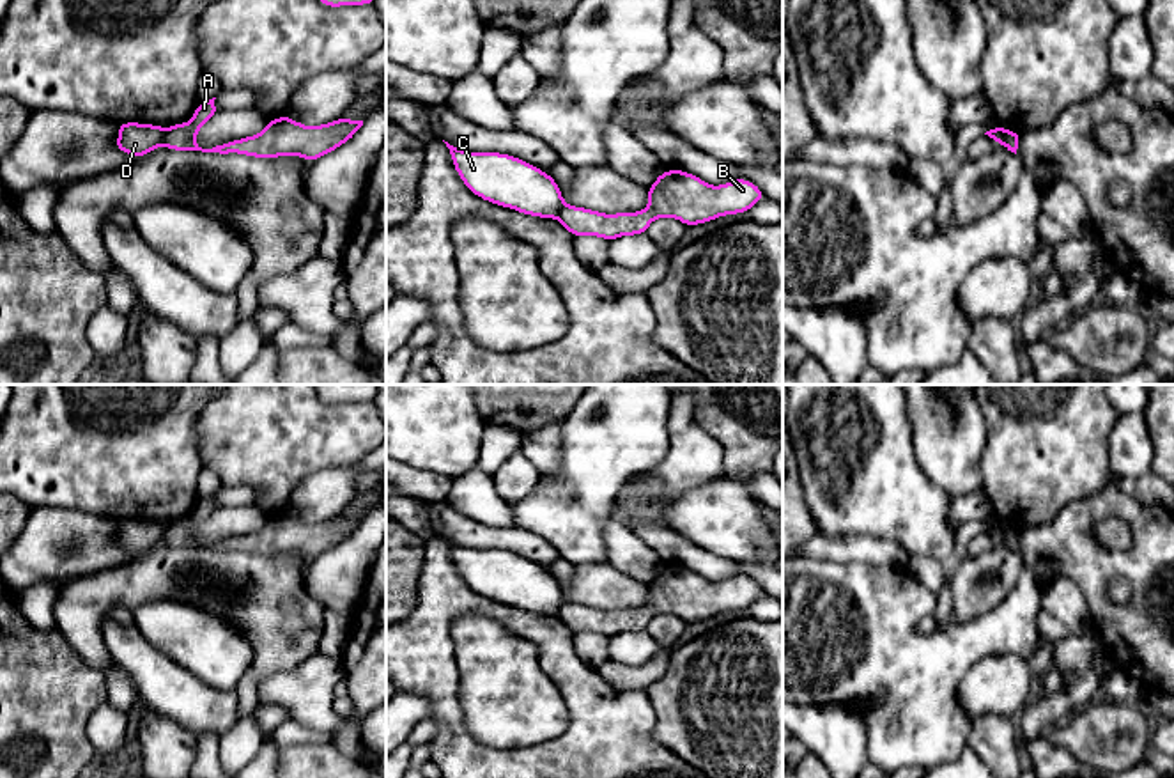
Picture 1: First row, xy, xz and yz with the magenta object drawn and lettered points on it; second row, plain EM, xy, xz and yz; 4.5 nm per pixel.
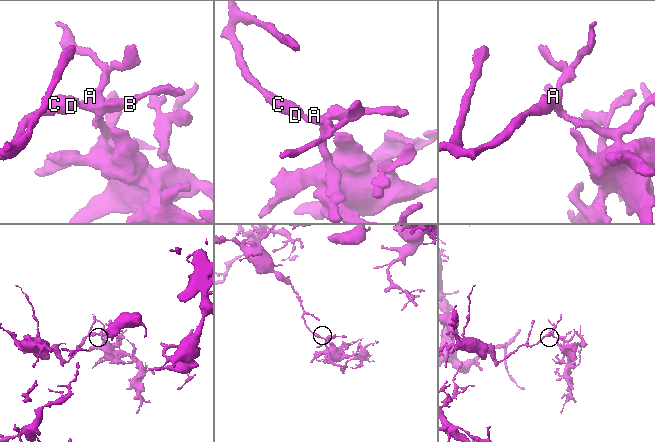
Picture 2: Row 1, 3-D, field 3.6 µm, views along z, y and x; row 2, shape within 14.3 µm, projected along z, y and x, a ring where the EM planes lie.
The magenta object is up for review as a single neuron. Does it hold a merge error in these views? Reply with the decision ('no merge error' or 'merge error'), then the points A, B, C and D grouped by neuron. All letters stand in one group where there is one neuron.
merge error; groups A B / C D

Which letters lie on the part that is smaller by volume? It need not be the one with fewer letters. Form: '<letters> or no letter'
A, B

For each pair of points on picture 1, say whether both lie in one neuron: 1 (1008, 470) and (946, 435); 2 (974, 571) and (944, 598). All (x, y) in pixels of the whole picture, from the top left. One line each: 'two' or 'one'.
1: two
2: two

